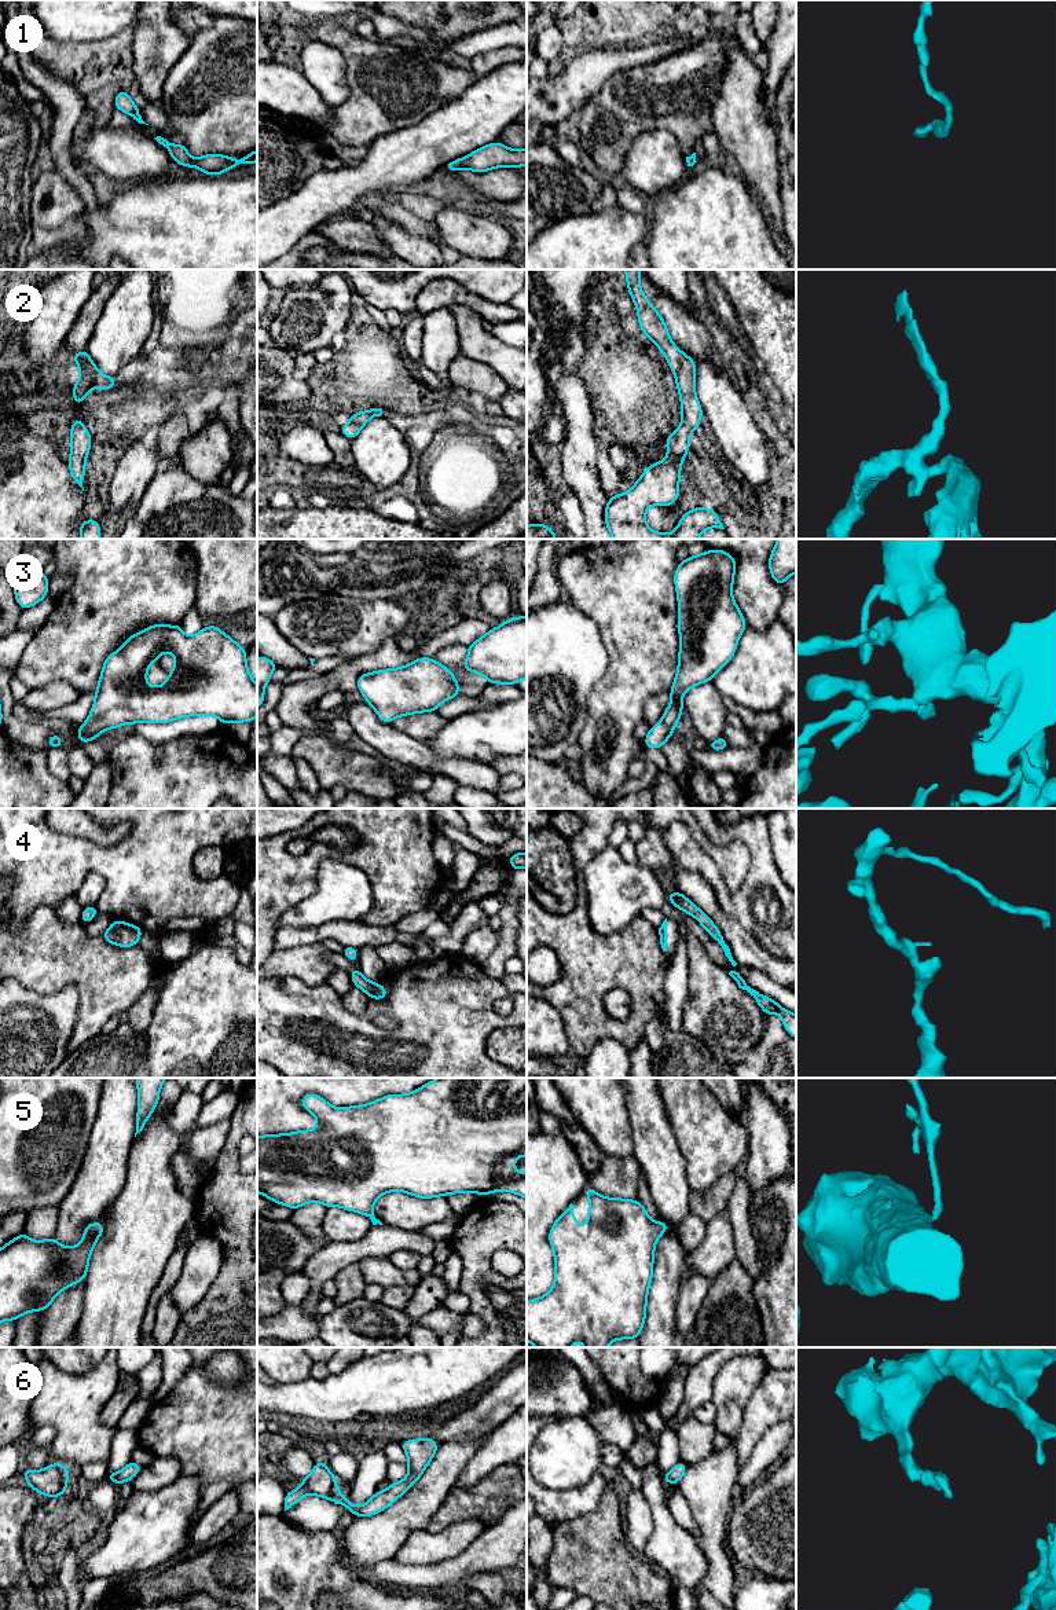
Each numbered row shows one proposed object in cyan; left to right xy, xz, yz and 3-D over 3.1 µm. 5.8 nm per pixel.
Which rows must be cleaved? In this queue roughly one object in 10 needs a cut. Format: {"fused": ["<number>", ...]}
{"fused": []}

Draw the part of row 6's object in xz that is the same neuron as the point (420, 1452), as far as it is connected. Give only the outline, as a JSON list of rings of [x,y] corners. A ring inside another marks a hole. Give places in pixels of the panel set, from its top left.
[[[430,1437],[422,1440],[407,1440],[400,1445],[408,1457],[407,1477],[400,1482],[390,1482],[388,1490],[377,1490],[375,1495],[363,1506],[353,1506],[342,1493],[338,1492],[336,1477],[323,1460],[319,1460],[314,1466],[311,1474],[302,1479],[301,1486],[286,1493],[285,1511],[296,1506],[301,1497],[315,1495],[345,1506],[346,1511],[355,1517],[373,1517],[381,1512],[384,1508],[392,1506],[419,1479],[439,1449],[439,1444]]]

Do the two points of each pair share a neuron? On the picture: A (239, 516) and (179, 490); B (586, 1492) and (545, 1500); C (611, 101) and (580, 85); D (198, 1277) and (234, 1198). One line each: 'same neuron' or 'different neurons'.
A: same neuron
B: same neuron
C: different neurons
D: different neurons

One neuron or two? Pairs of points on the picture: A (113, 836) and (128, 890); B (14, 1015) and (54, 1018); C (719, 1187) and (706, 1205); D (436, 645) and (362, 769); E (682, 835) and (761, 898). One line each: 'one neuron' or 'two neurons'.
A: two neurons
B: one neuron
C: one neuron
D: one neuron
E: one neuron

